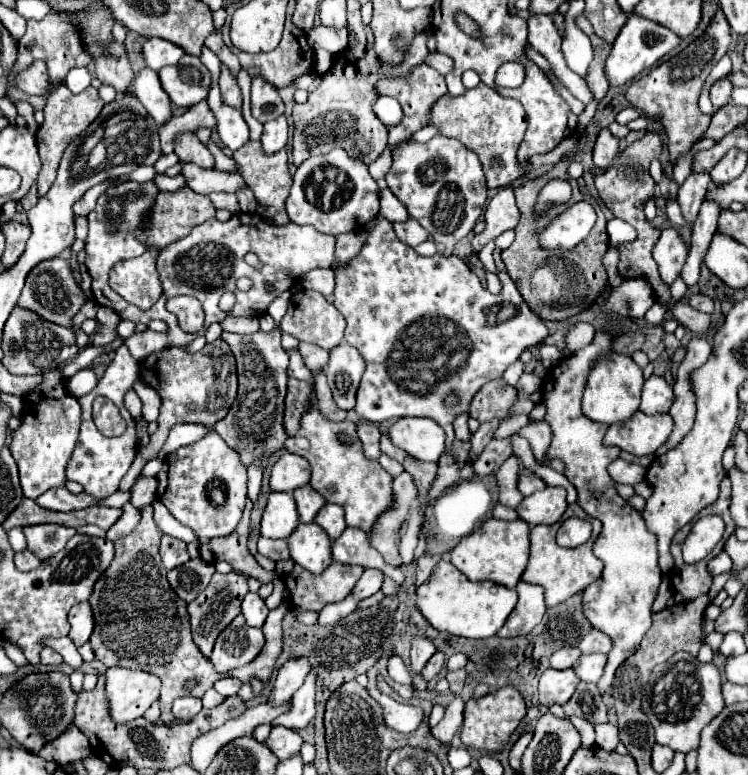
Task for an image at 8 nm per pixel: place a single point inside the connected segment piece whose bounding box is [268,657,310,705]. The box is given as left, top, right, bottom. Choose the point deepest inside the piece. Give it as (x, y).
(291, 675)

